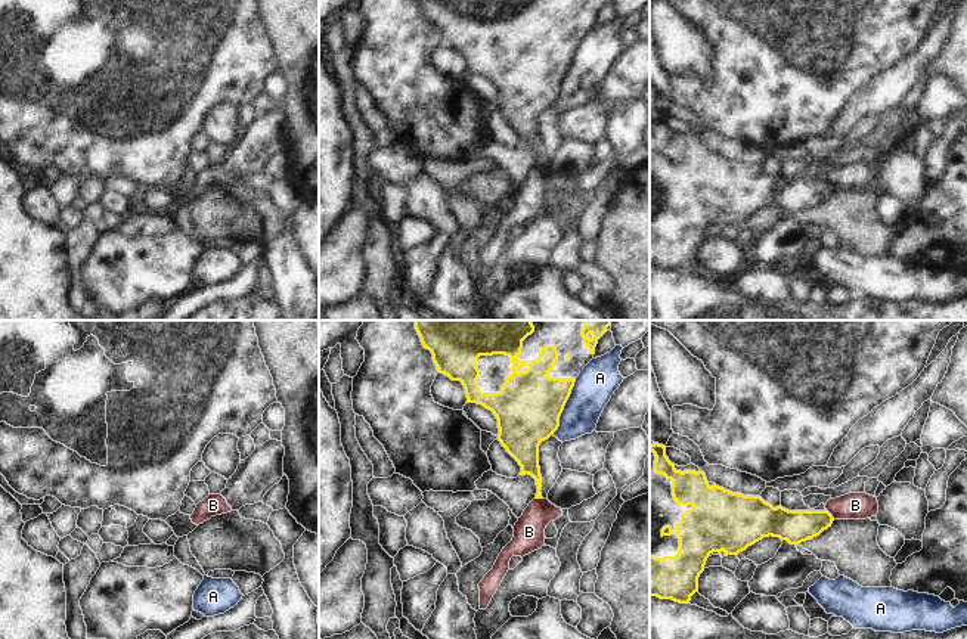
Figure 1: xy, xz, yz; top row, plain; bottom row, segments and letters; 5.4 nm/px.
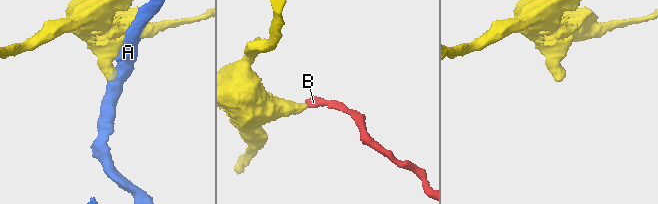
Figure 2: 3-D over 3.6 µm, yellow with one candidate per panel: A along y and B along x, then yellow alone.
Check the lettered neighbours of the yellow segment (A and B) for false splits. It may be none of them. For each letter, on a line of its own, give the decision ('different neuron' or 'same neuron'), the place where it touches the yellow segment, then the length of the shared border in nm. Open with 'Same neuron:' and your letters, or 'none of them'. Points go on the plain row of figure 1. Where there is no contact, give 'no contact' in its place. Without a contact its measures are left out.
Same neuron: none of them
A: different neuron; contact xz (564, 74); length 340 nm
B: different neuron; contact yz (830, 183); length 80 nm

